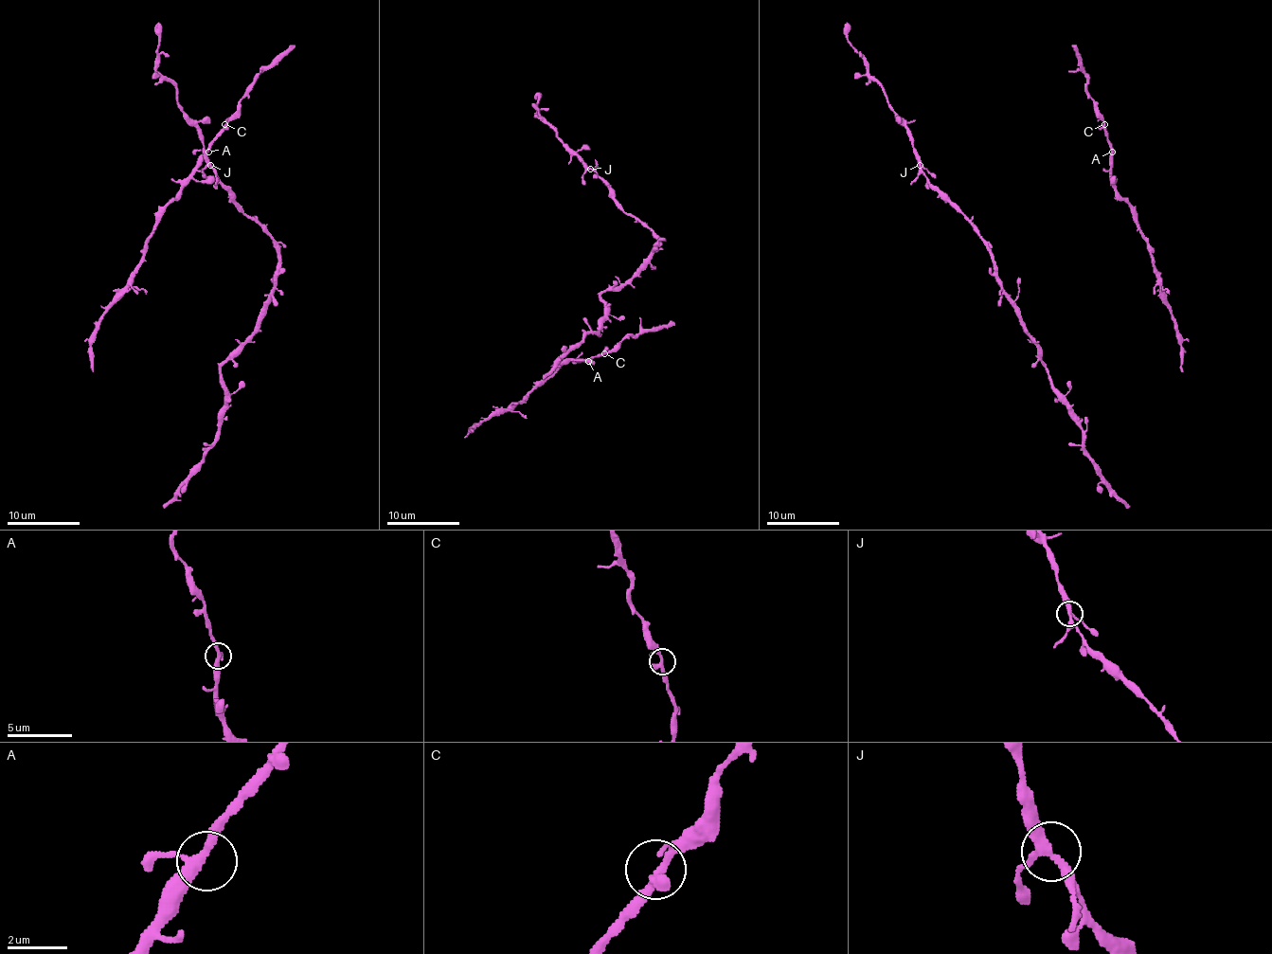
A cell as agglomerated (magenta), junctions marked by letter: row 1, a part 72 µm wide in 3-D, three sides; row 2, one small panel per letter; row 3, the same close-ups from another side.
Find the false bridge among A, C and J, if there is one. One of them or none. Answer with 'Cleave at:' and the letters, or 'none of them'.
Cleave at: none of them

